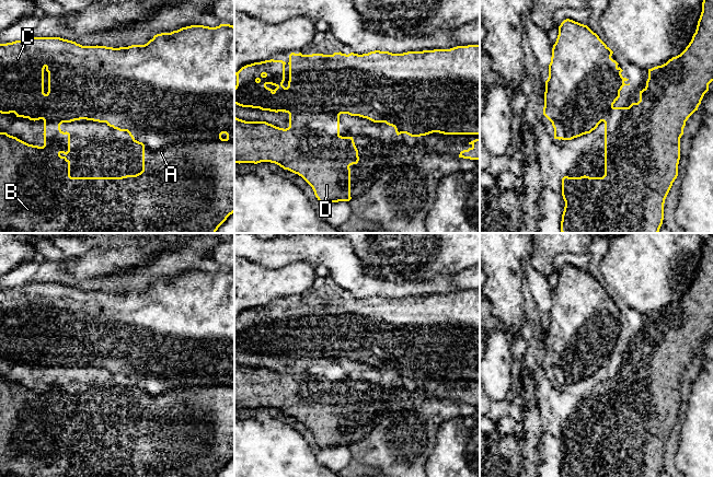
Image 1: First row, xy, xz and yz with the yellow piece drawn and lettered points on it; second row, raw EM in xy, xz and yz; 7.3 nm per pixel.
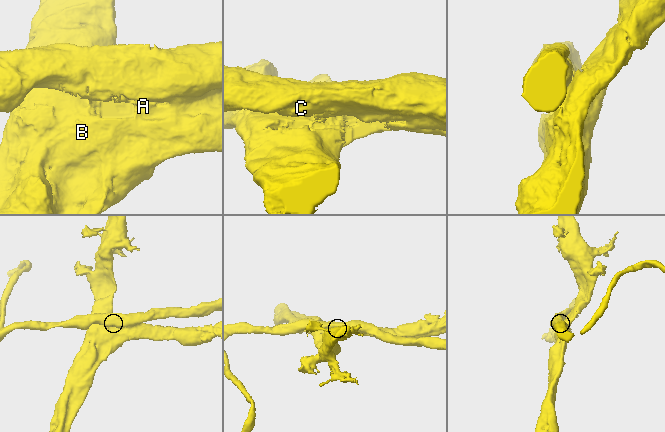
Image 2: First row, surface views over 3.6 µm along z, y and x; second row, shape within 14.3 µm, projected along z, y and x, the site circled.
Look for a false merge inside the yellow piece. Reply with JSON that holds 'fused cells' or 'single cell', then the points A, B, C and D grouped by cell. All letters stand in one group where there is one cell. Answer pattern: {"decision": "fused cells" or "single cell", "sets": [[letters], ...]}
{"decision": "fused cells", "sets": [["A", "B", "D"], ["C"]]}

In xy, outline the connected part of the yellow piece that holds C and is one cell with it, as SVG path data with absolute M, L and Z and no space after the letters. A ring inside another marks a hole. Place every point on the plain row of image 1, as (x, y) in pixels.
M220 269L216 272L191 270L171 278L153 281L145 290L128 292L82 291L60 282L30 282L12 288L0 289L0 358L14 358L16 362L39 365L51 361L81 361L87 365L108 368L114 374L127 376L131 383L146 392L170 392L173 387L205 387L208 383L221 383L227 380L234 387L234 271ZM44 316L48 317L48 337L44 338Z

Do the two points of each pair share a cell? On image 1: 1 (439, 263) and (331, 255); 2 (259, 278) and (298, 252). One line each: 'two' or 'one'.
1: two
2: two

